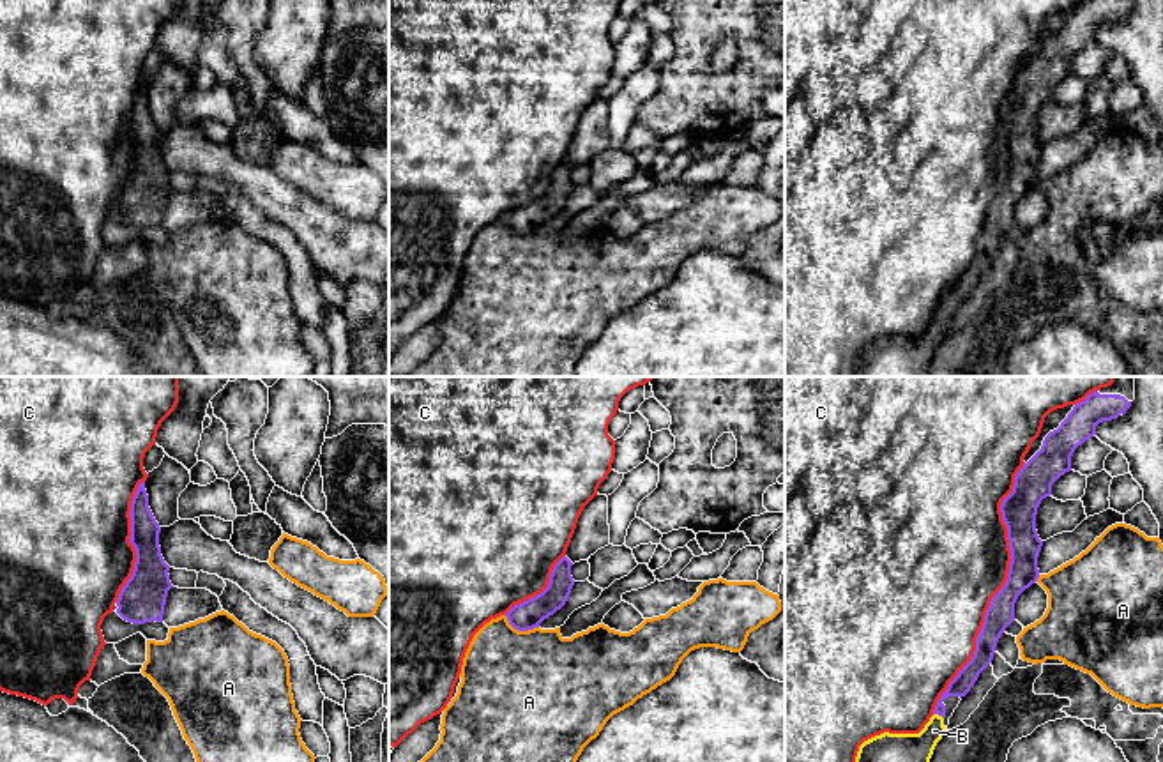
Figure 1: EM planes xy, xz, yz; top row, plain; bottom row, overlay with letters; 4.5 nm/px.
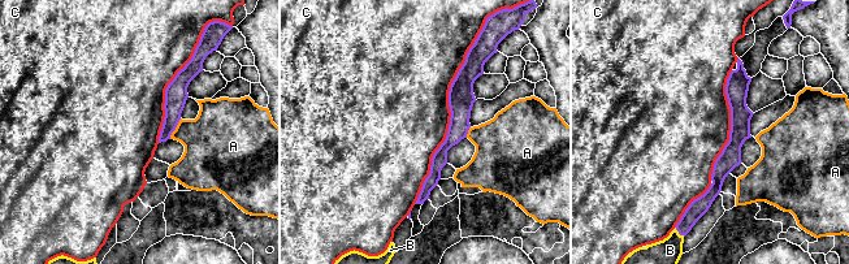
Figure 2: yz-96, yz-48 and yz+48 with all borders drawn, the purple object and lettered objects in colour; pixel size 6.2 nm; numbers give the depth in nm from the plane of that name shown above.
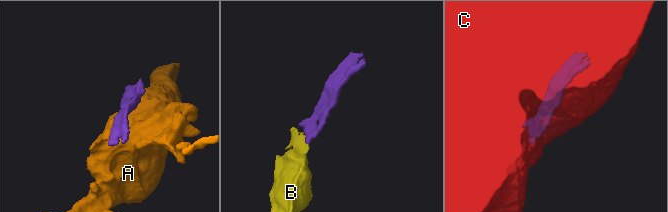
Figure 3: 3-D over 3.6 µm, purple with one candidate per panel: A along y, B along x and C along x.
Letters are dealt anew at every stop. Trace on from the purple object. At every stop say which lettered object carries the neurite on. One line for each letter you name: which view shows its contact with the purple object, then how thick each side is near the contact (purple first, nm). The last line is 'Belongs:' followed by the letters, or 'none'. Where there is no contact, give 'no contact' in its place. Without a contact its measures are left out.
B: contact in yz; calibres 90 and 130 nm
Belongs: B

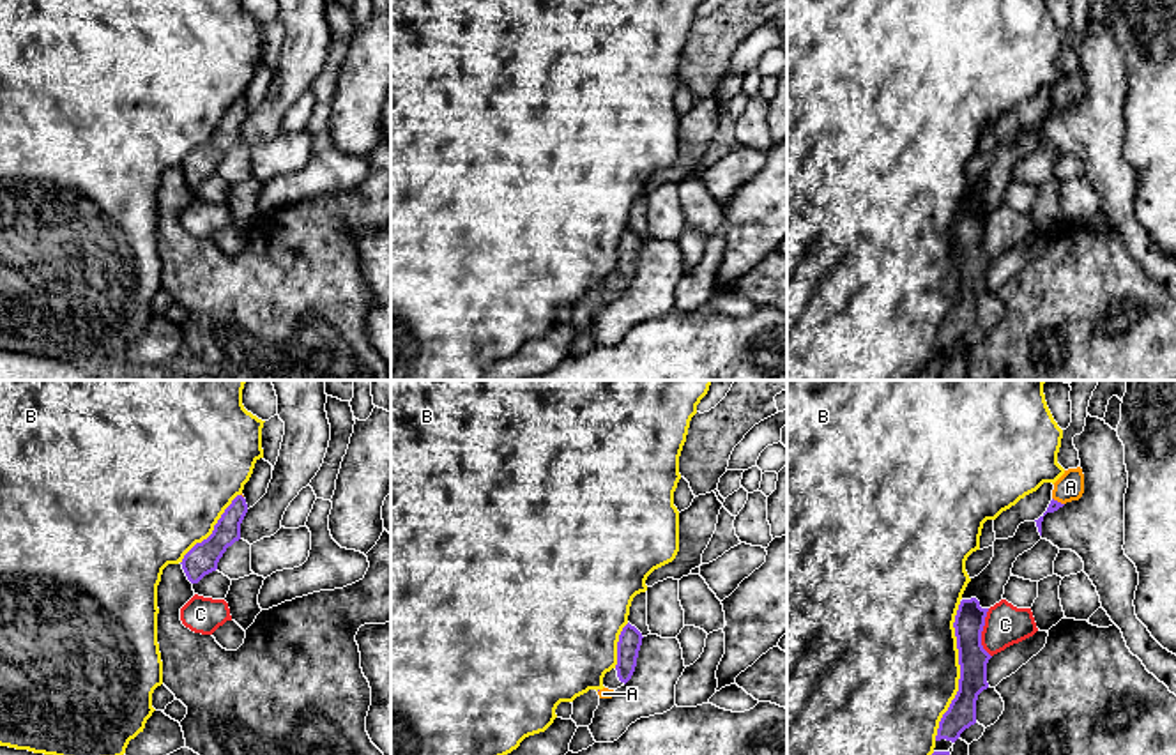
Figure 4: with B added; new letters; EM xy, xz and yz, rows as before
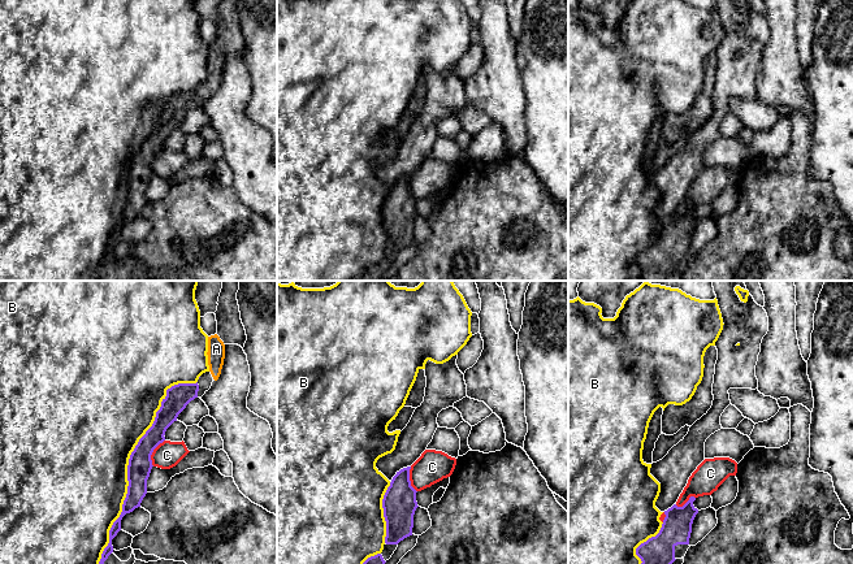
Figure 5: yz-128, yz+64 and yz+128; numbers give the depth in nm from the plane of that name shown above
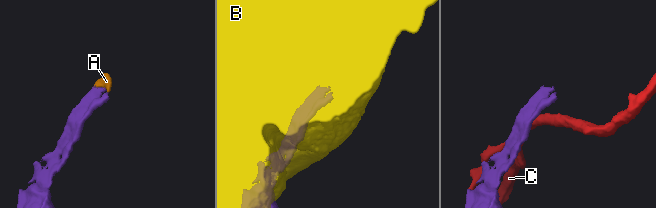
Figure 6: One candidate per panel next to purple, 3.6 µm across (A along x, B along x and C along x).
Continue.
A: contact in yz; calibres 50 and 130 nm
Belongs: A

